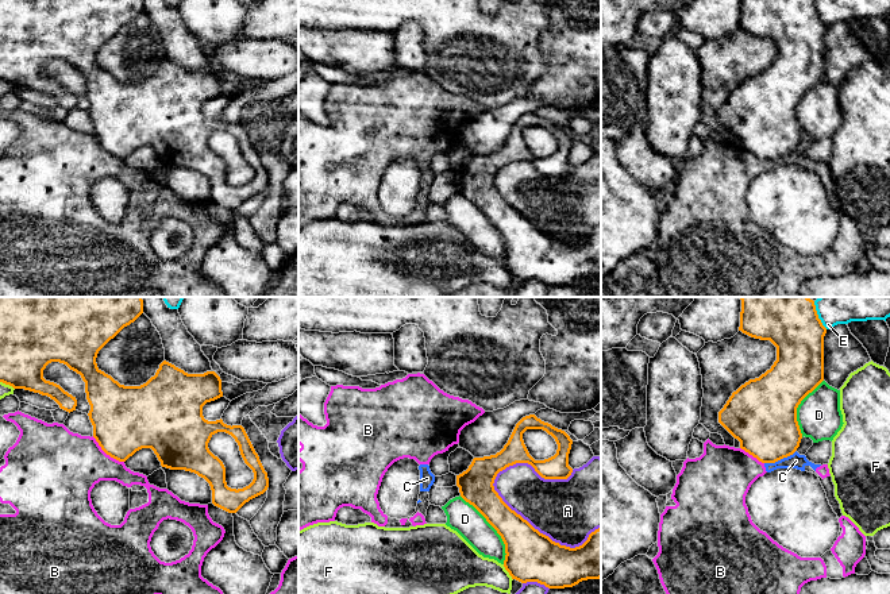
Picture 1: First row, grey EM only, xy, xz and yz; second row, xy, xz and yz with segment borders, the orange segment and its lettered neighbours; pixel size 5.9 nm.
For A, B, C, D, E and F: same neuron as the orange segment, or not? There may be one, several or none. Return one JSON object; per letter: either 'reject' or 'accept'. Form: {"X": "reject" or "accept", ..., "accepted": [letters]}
{"A": "reject", "B": "reject", "C": "reject", "D": "reject", "E": "reject", "F": "reject", "accepted": []}

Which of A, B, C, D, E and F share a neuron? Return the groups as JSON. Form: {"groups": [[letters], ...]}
{"groups": [["A"], ["B", "C"], ["D"], ["E"], ["F"]]}

